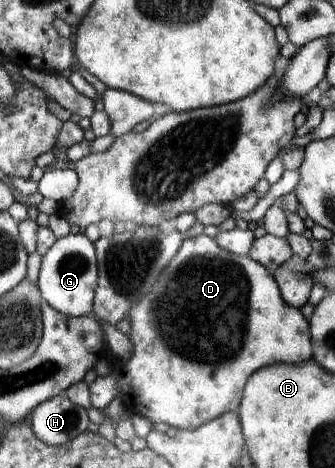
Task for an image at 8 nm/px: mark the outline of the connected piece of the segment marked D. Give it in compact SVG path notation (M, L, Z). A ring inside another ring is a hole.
M205 233L192 238L185 238L174 255L174 258L165 266L158 275L150 292L144 300L140 300L136 306L132 305L127 314L130 318L130 336L132 342L132 354L128 360L110 360L113 368L109 375L100 376L89 384L91 403L94 408L103 411L114 399L121 398L126 408L133 414L139 414L151 420L152 423L164 423L174 428L189 431L218 418L227 412L232 412L240 406L243 388L246 381L256 370L273 364L284 363L295 365L313 358L313 348L309 331L309 321L302 315L301 309L290 306L281 295L278 283L272 273L259 262L252 260L248 255L242 256L223 249L214 237Z

